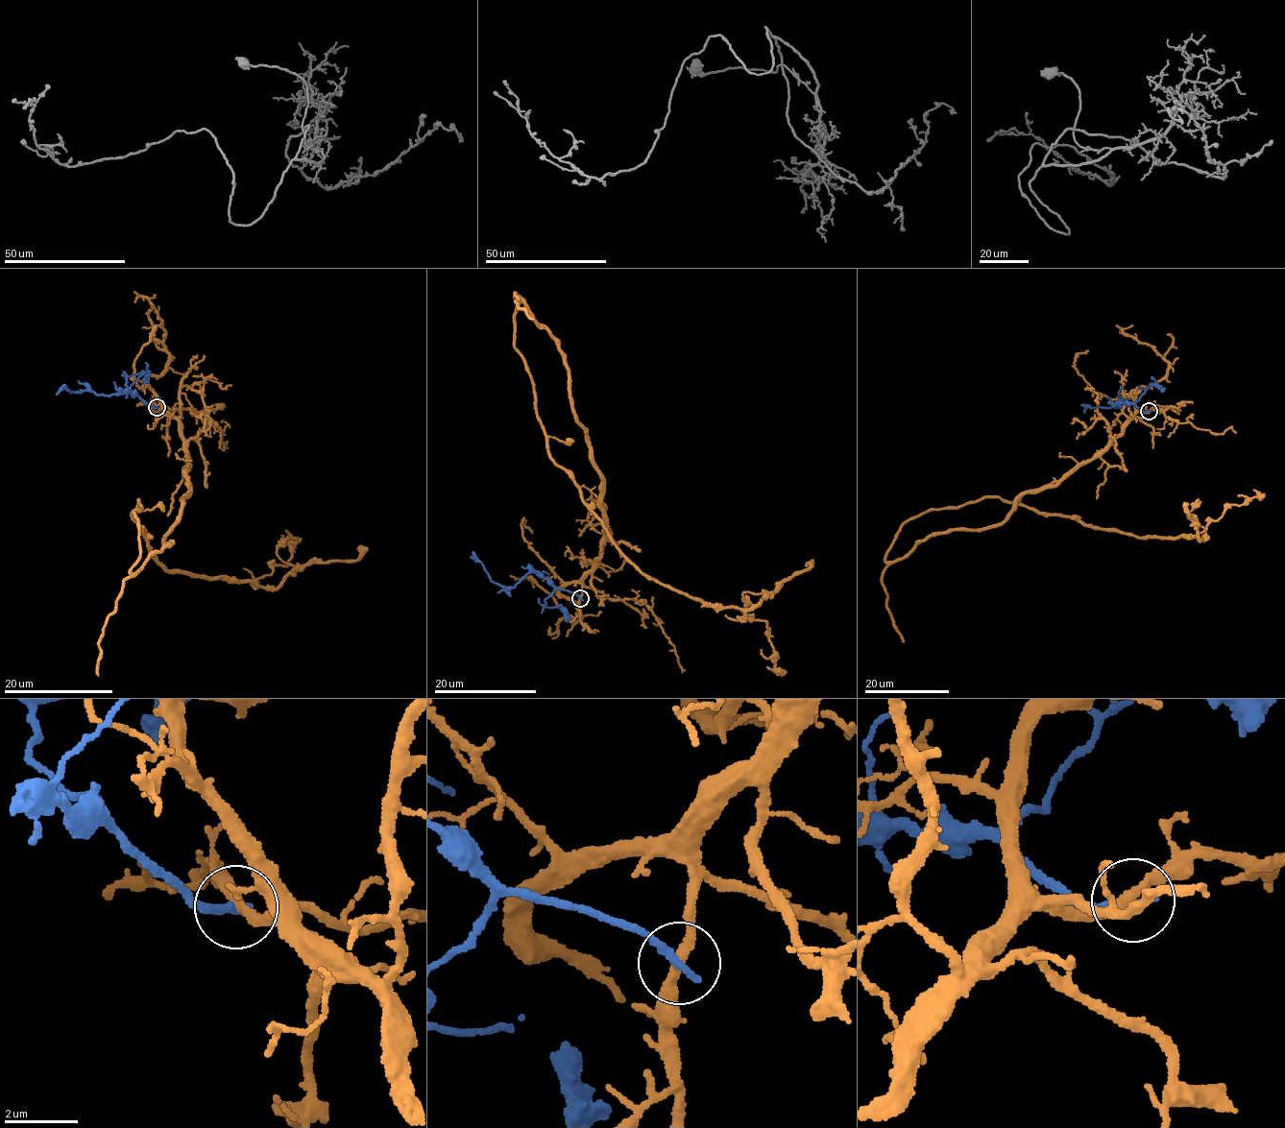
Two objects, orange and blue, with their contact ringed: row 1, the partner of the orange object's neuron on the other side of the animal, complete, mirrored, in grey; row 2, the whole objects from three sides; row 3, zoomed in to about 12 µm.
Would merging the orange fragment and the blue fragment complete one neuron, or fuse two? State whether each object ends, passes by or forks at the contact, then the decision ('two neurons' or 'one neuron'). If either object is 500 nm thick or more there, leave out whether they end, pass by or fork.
orange passes by; blue ends there; two neurons

